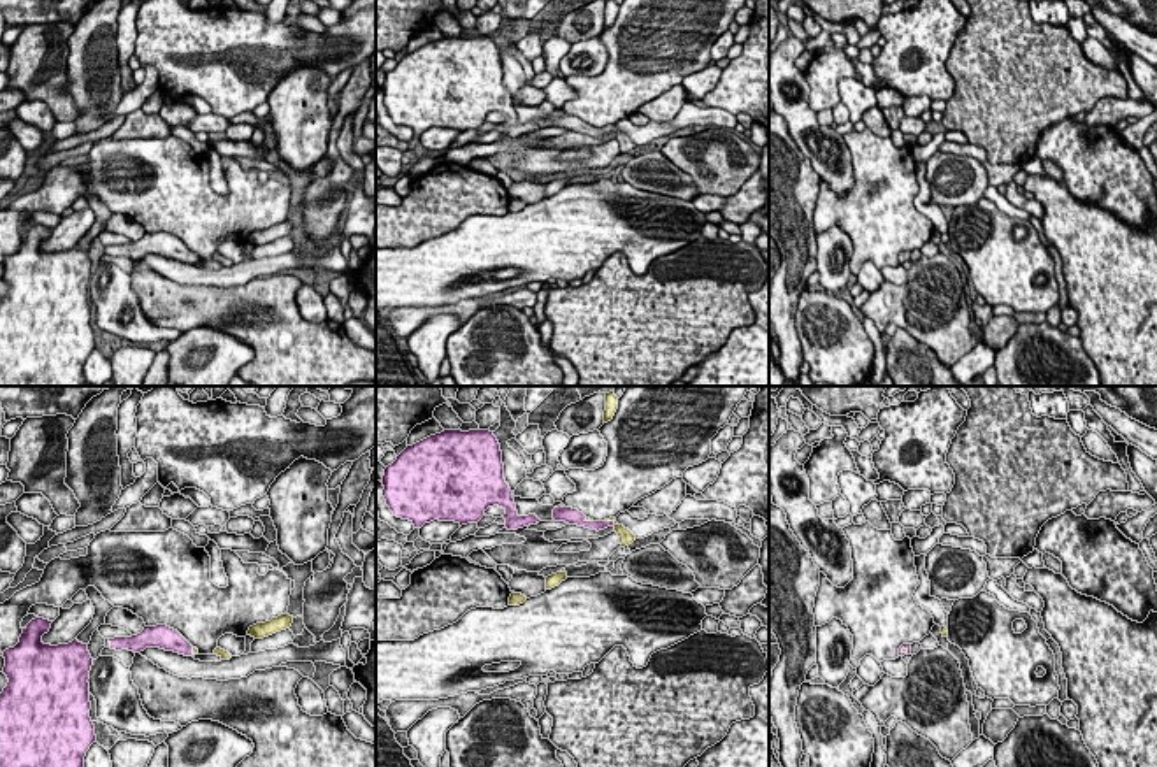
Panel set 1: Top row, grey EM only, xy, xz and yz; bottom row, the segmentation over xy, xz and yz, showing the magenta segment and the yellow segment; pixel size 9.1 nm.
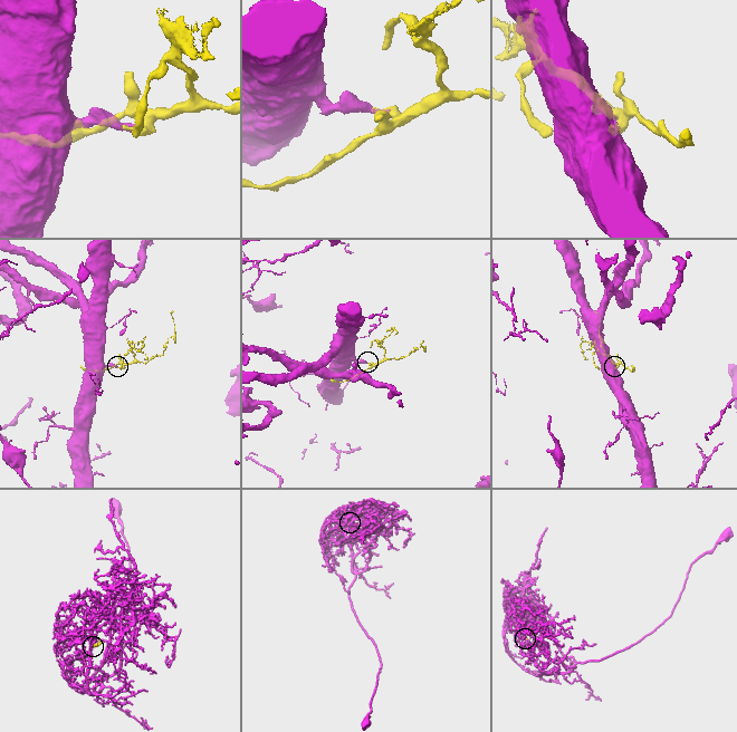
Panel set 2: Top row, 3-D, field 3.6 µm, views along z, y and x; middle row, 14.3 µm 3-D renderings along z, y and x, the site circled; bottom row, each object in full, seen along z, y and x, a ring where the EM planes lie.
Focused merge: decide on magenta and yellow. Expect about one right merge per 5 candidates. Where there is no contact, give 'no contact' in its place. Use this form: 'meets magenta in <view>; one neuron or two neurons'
meets magenta in yz; one neuron

